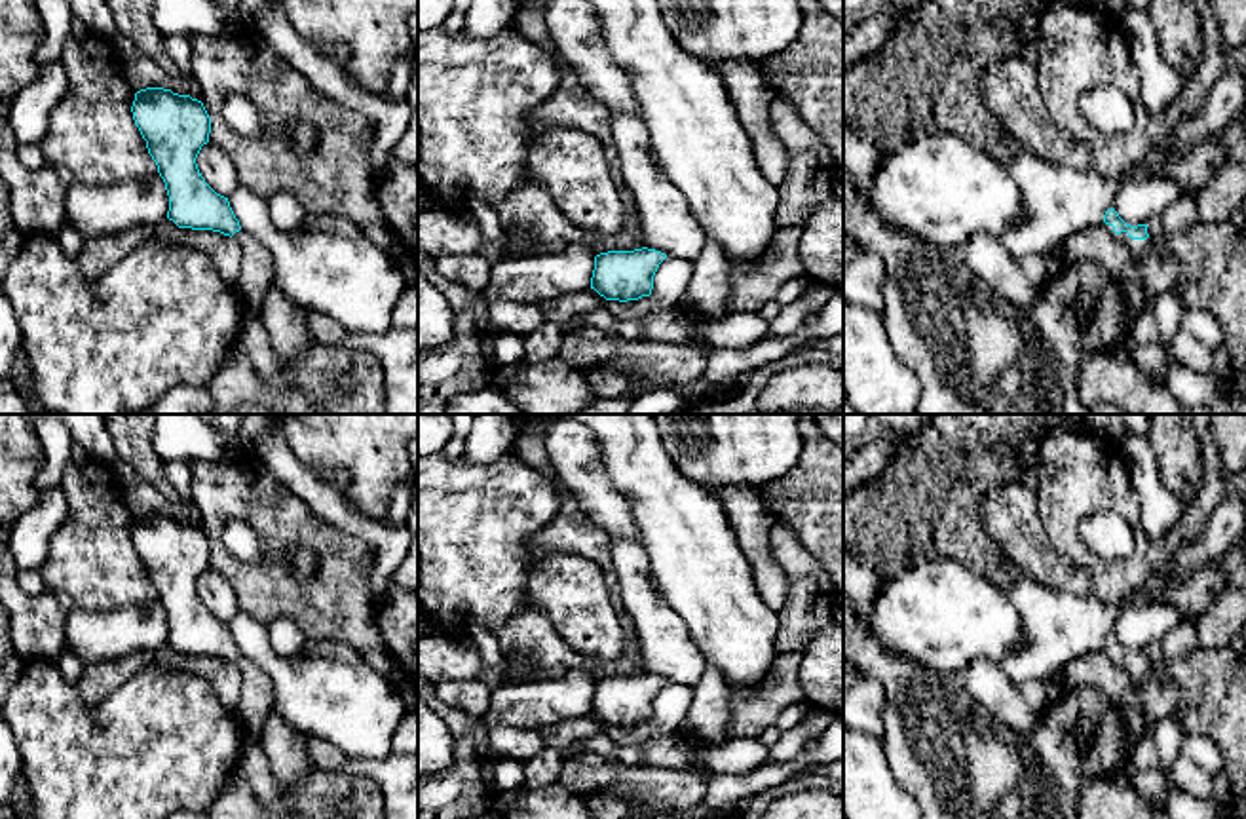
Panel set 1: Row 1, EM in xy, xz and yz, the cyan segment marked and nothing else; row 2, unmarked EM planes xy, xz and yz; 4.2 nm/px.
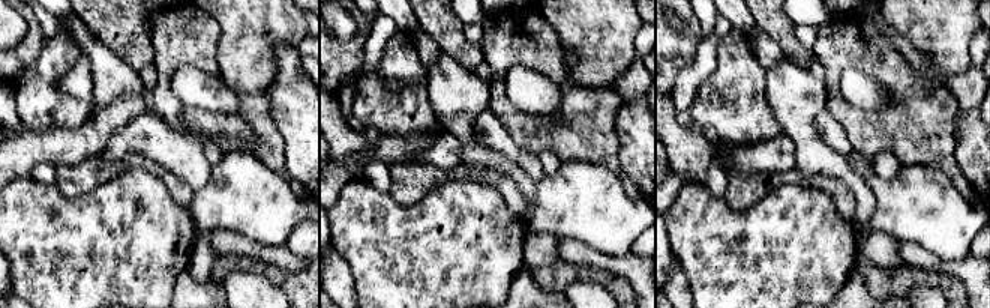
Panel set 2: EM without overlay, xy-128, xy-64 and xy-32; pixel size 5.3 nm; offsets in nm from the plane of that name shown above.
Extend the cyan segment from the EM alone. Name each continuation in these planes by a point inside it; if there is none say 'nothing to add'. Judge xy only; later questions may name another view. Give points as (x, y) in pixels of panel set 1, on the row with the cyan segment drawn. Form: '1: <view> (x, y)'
1: xy (257, 266)

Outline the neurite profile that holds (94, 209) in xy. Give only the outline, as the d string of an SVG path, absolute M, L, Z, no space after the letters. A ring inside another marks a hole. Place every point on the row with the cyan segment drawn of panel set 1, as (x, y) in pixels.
M160 175L114 184L72 182L66 188L66 220L89 239L167 219L169 196Z

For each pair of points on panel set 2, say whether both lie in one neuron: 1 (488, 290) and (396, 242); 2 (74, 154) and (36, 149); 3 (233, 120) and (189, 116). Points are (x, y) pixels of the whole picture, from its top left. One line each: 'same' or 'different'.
1: same
2: same
3: same

